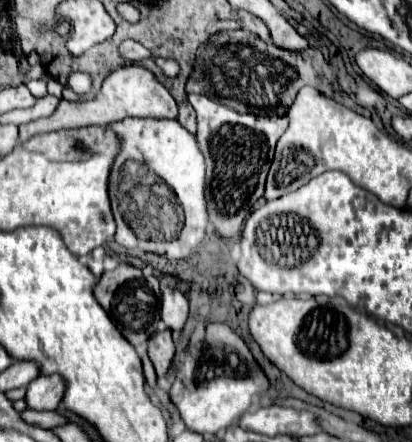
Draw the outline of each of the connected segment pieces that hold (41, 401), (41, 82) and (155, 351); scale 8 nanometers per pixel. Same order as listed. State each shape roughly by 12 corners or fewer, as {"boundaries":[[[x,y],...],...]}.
{"boundaries":[[[40,375],[26,391],[36,411],[54,411],[64,399],[62,375]],[[48,75],[28,81],[28,89],[36,97],[48,95]],[[170,329],[148,339],[156,375],[164,377],[174,357]]]}

